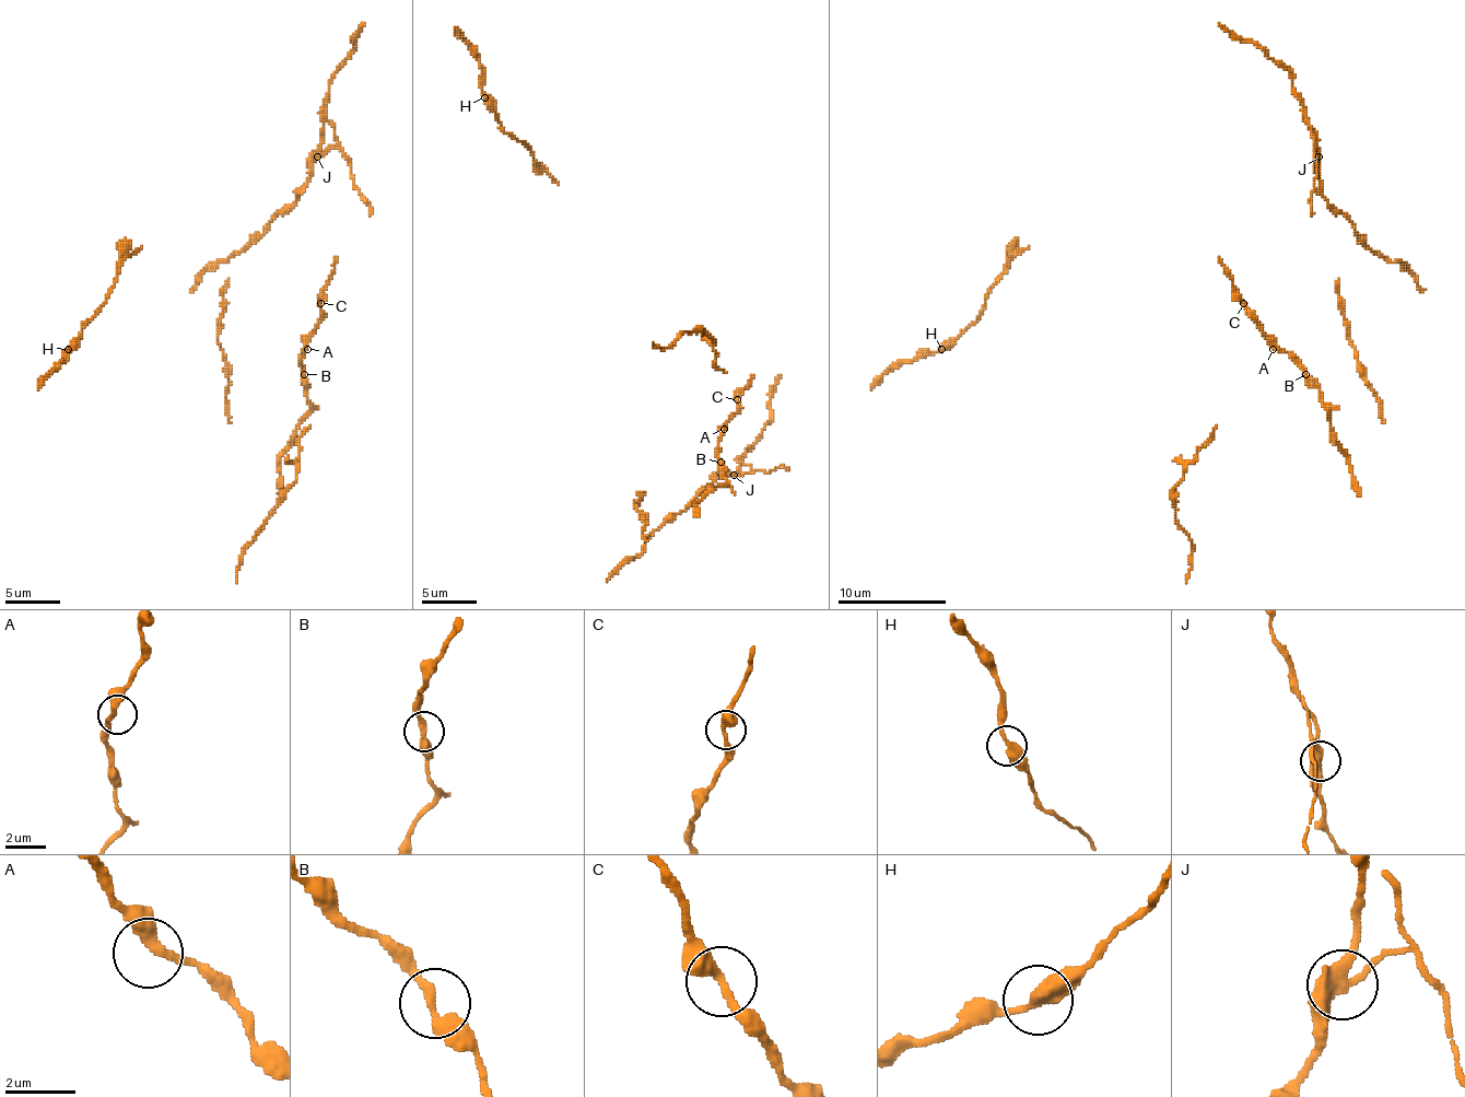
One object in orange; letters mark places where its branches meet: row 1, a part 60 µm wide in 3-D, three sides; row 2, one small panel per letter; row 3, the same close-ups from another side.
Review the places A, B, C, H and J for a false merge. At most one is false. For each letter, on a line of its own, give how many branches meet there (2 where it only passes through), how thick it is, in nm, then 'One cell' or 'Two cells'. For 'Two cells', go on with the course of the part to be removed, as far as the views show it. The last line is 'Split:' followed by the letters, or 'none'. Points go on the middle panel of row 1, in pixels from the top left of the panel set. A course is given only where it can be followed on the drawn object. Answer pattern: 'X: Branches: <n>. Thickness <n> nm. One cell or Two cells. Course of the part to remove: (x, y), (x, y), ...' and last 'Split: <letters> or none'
A: Branches: 2. Thickness 340 nm. One cell
B: Branches: 2. Thickness 300 nm. One cell
C: Branches: 2. Thickness 360 nm. One cell
H: Branches: 2. Thickness 380 nm. One cell
J: Branches: 3. Thickness 320 nm. Two cells. Course of the part to remove: (735, 476), (786, 467)
Split: J

